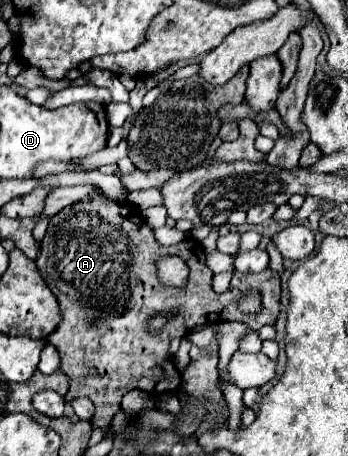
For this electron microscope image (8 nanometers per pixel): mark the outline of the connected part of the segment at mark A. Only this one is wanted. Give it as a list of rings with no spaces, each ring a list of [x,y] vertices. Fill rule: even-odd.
[[[94,197],[88,201],[78,201],[62,211],[58,211],[50,223],[48,231],[40,245],[40,257],[36,265],[44,275],[50,291],[56,295],[62,309],[60,327],[48,337],[52,345],[58,347],[62,355],[62,371],[70,377],[70,389],[66,397],[88,397],[96,413],[92,423],[96,427],[110,427],[112,415],[120,409],[122,397],[132,389],[142,389],[148,393],[164,393],[176,391],[182,383],[182,375],[176,369],[176,363],[168,351],[168,343],[174,337],[188,335],[194,327],[212,325],[216,321],[242,321],[250,329],[260,329],[262,325],[274,323],[280,313],[280,277],[274,271],[262,271],[260,275],[244,275],[234,271],[230,289],[226,291],[226,301],[222,295],[216,295],[212,289],[212,271],[206,267],[206,255],[202,251],[200,241],[184,239],[178,245],[164,247],[156,241],[154,231],[142,221],[134,219],[134,211],[126,209],[116,201],[104,201],[102,197]],[[160,255],[180,255],[190,267],[190,281],[182,289],[164,289],[154,273],[154,263]],[[248,293],[262,295],[262,313],[244,315],[240,311],[240,301]],[[154,317],[164,317],[166,323],[158,333],[150,331],[150,321]]]

